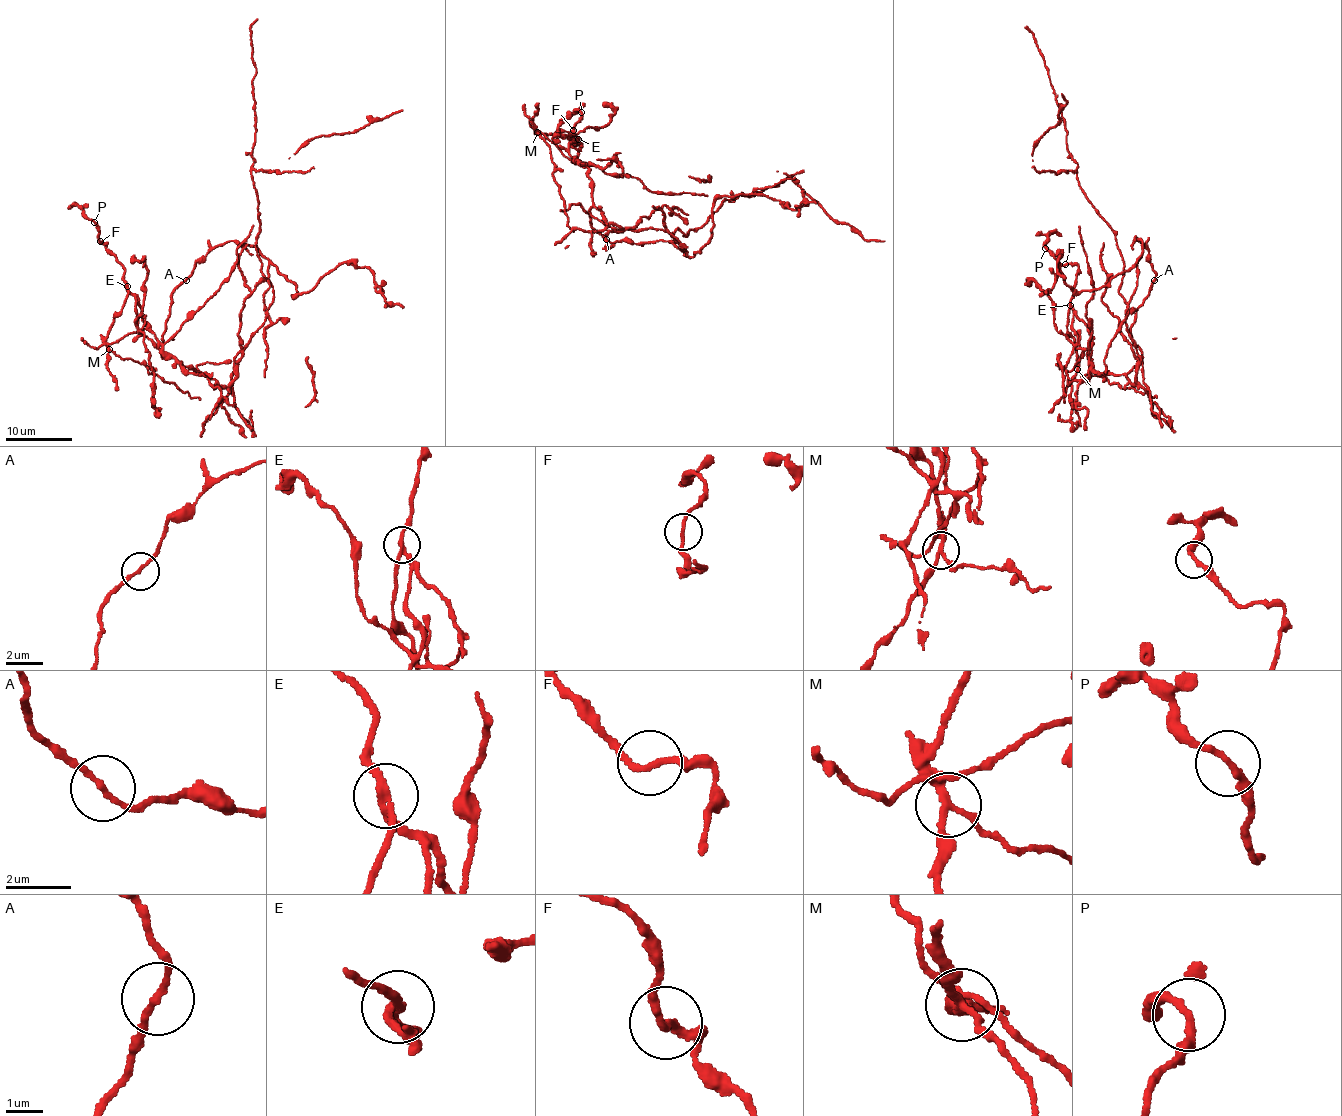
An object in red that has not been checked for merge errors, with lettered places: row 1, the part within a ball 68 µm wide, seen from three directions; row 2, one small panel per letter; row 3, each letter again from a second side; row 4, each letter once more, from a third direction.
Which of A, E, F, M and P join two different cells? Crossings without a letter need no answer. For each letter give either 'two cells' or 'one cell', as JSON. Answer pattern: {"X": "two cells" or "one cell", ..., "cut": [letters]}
{"A": "two cells", "E": "two cells", "F": "one cell", "M": "two cells", "P": "one cell", "cut": ["A", "E", "M"]}

